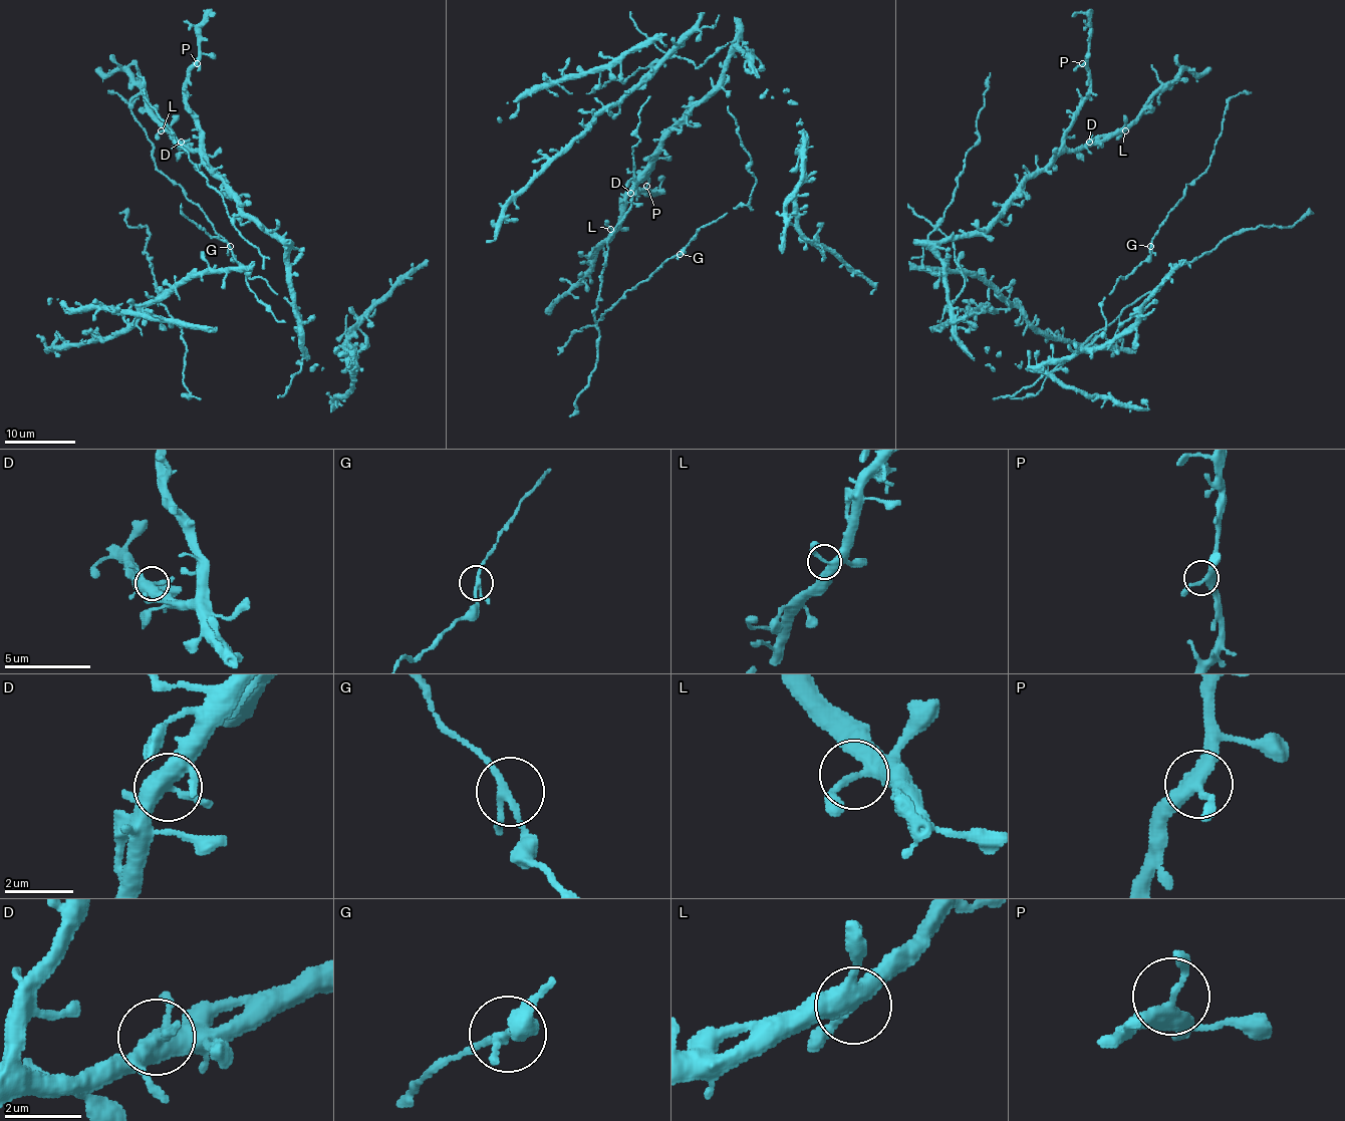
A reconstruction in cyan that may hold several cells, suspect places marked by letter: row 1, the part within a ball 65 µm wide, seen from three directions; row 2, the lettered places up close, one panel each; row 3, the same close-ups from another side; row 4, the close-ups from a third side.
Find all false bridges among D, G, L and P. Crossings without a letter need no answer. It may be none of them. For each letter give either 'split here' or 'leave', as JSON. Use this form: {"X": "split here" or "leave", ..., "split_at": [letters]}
{"D": "leave", "G": "leave", "L": "leave", "P": "leave", "split_at": []}

